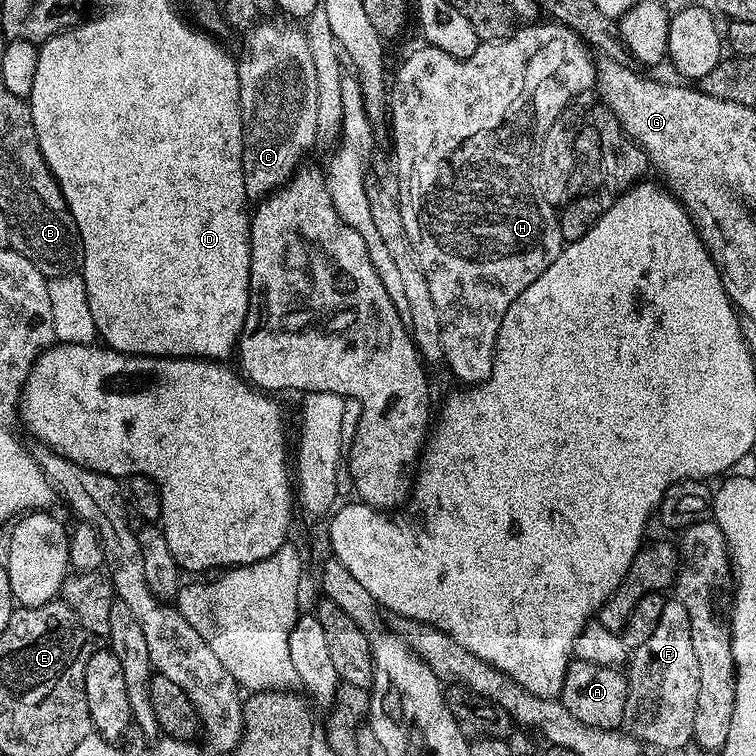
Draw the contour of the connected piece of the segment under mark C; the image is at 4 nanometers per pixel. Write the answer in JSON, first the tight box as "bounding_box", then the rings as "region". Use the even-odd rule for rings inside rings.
{"bounding_box":[236,19,318,202],"region":[[[261,19],[247,33],[248,49],[236,66],[244,131],[242,166],[246,194],[252,202],[259,202],[275,188],[282,187],[316,143],[318,74],[314,74],[310,42],[306,42],[299,23],[281,19]]]}

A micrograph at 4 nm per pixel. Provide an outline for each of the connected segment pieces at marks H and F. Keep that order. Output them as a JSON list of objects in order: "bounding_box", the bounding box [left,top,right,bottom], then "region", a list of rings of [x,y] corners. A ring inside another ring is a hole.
[{"bounding_box":[390,22,597,386],"region":[[[528,22],[517,27],[505,40],[481,42],[478,50],[470,54],[470,58],[459,60],[446,50],[419,46],[400,64],[396,72],[396,81],[390,84],[390,120],[392,116],[392,148],[396,151],[396,176],[400,179],[400,196],[398,207],[402,214],[402,226],[406,226],[406,238],[410,238],[410,246],[414,246],[414,254],[418,254],[418,262],[422,262],[422,270],[426,274],[426,283],[430,286],[430,295],[434,298],[434,307],[438,310],[438,318],[442,321],[443,363],[461,380],[461,385],[475,386],[490,378],[494,358],[496,357],[496,339],[502,326],[502,318],[506,318],[506,310],[510,310],[510,302],[530,286],[530,282],[538,279],[543,272],[558,258],[565,246],[560,229],[560,217],[557,209],[544,197],[544,184],[540,180],[540,155],[542,154],[542,138],[550,126],[554,126],[554,118],[562,114],[562,110],[573,103],[575,96],[596,88],[597,61],[592,61],[594,52],[584,39],[564,24],[547,22]]]},{"bounding_box":[624,598,698,752],"region":[[[675,598],[665,599],[662,619],[654,634],[631,653],[626,668],[628,697],[624,724],[627,731],[641,745],[653,744],[672,752],[693,743],[694,714],[698,710],[698,657],[694,654],[694,638],[690,638],[690,616],[682,602]]]}]

